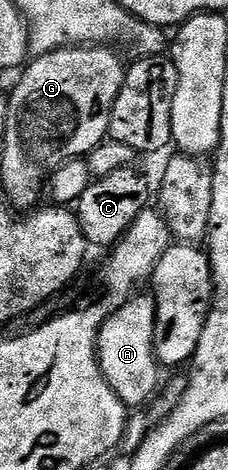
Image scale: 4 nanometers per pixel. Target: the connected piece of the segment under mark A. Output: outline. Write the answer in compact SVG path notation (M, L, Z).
M134 294L126 300L121 308L115 308L103 322L101 333L97 336L97 363L101 366L101 372L105 376L106 382L115 390L115 394L127 406L141 406L145 399L157 388L157 371L159 365L157 355L153 353L153 343L155 342L155 302L152 295Z

